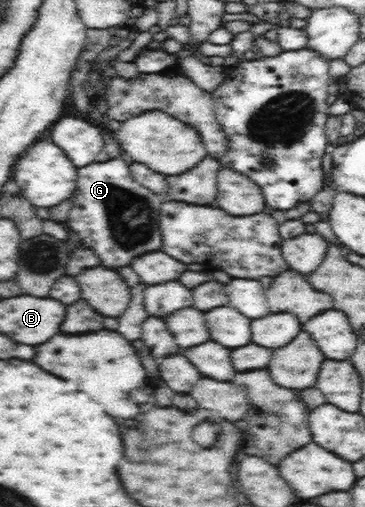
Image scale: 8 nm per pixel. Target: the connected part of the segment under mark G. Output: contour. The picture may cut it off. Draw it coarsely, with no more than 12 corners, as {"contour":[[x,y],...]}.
{"contour":[[124,160],[78,168],[64,228],[104,266],[161,251],[164,200]]}

